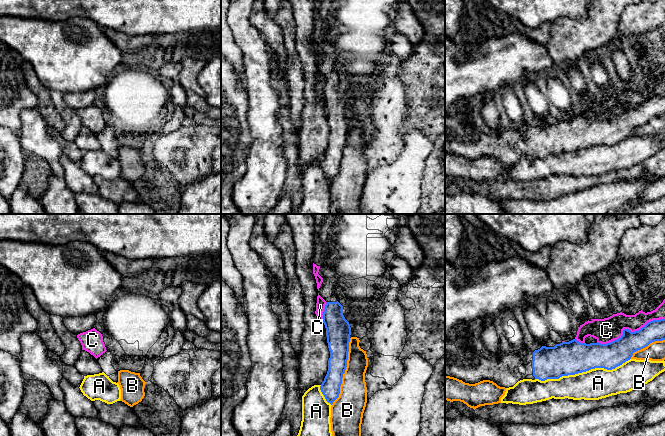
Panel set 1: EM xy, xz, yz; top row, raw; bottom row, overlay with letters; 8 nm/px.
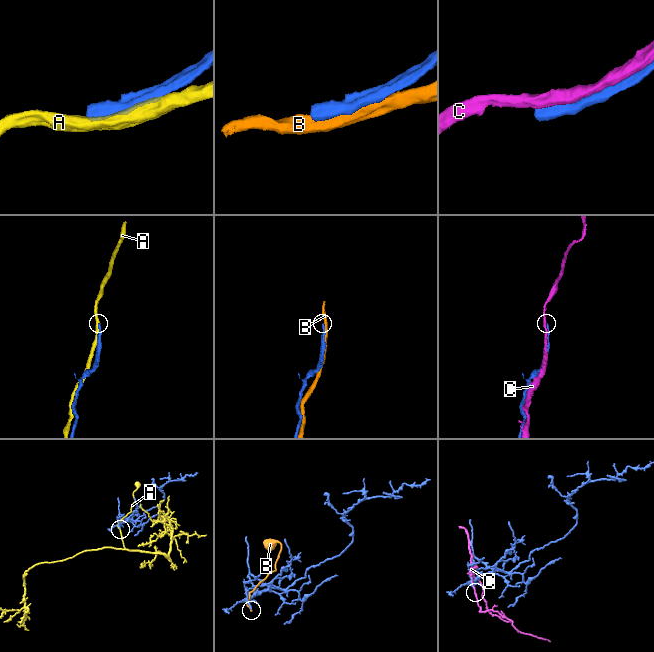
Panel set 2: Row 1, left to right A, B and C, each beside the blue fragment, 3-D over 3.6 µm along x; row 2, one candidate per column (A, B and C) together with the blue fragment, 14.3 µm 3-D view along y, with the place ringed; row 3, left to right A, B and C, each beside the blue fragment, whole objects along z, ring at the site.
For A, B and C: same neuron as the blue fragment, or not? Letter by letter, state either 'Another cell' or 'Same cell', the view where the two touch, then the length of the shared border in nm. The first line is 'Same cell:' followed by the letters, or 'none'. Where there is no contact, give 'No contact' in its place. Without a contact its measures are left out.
Same cell: none
A: Another cell. Touches blue in yz. Shared border 800 nm
B: Another cell. Touches blue in xz. Shared border 550 nm
C: Another cell. Touches blue in yz. Shared border 600 nm

